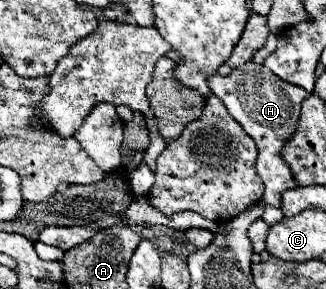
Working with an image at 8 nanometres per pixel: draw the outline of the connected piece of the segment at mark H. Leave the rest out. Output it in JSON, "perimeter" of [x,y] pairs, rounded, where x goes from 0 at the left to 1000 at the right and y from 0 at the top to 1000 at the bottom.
{"perimeter":[[[761,211],[761,218],[712,239],[712,253],[693,266],[681,266],[669,253],[644,260],[632,287],[638,287],[644,315],[687,349],[699,391],[748,439],[748,453],[791,502],[785,592],[816,647],[804,702],[859,716],[865,668],[877,654],[908,647],[908,633],[896,626],[896,606],[883,599],[883,571],[871,571],[871,557],[859,557],[859,516],[871,509],[871,488],[896,467],[896,446],[908,446],[908,419],[920,405],[920,356],[945,336],[945,322],[926,315],[920,301],[871,287],[822,232],[791,225],[779,211]]]}

